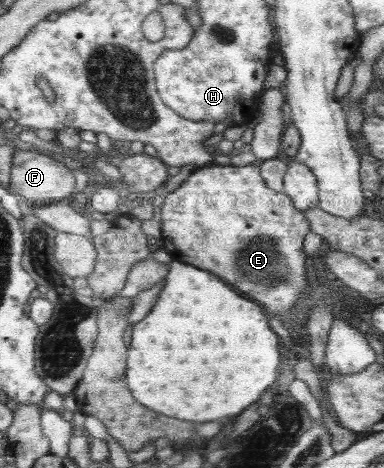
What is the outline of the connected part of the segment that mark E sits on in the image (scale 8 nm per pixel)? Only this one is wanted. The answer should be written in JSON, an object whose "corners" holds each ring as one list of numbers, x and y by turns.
{"corners":[[215,164,199,167,192,172,190,177,178,189,166,194,164,204,162,205,161,238,163,248,170,254,173,261,190,264,194,267,210,271,214,275,218,275,226,283,238,287,242,293,246,293,252,299,256,299,258,303,262,303,262,307,266,307,272,315,276,315,279,319,283,319,285,314,291,313,299,299,299,295,304,291,304,287,306,287,306,254,303,251,303,242,308,232,310,232,308,221,304,218,303,213,294,207,290,197,284,192,276,192,272,189,268,190,268,187,266,187,262,180,259,167,254,167,251,164,246,165,246,167,234,167,232,164,225,167]]}

